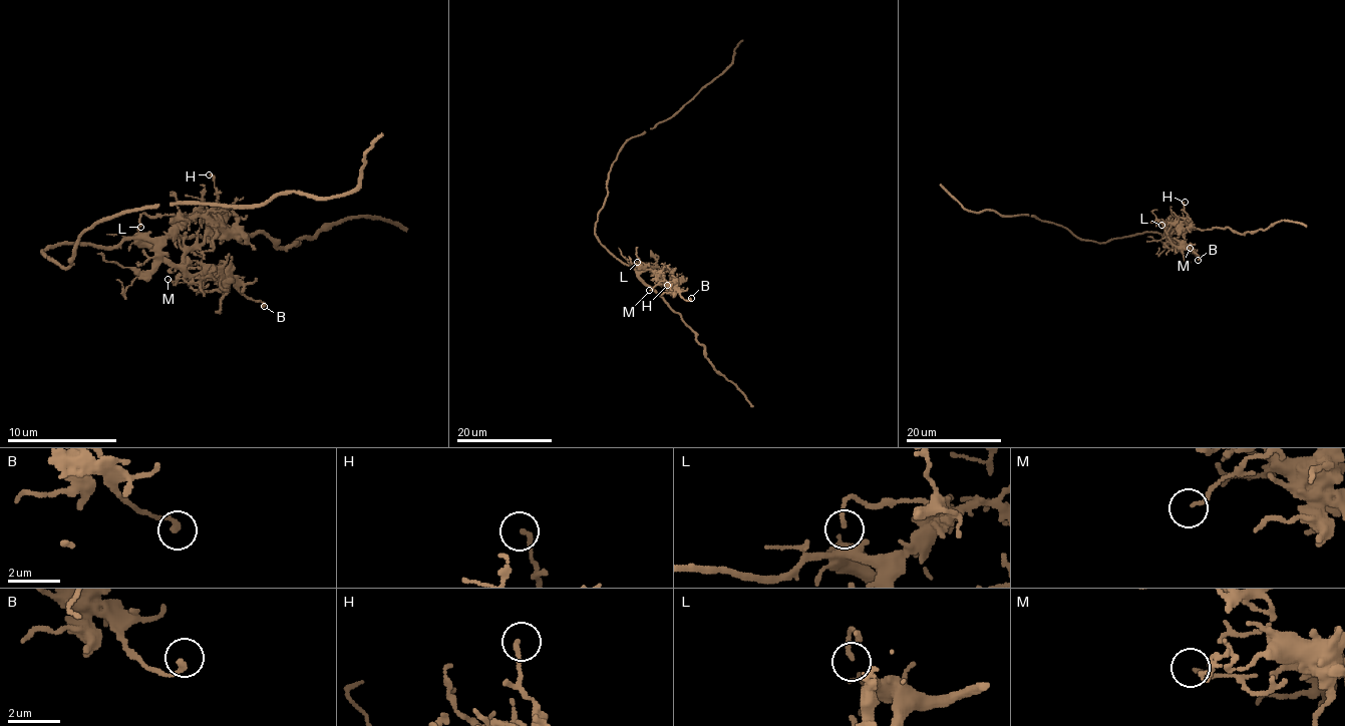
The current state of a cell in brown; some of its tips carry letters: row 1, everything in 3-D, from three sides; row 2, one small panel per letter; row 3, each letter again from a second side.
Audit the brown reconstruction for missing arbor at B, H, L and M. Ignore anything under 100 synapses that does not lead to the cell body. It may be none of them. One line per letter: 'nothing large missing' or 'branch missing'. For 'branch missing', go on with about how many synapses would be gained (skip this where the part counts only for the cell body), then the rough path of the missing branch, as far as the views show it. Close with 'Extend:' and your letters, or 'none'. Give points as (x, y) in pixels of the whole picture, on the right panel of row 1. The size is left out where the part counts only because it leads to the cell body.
B: nothing large missing
H: nothing large missing
L: nothing large missing
M: nothing large missing
Extend: none

